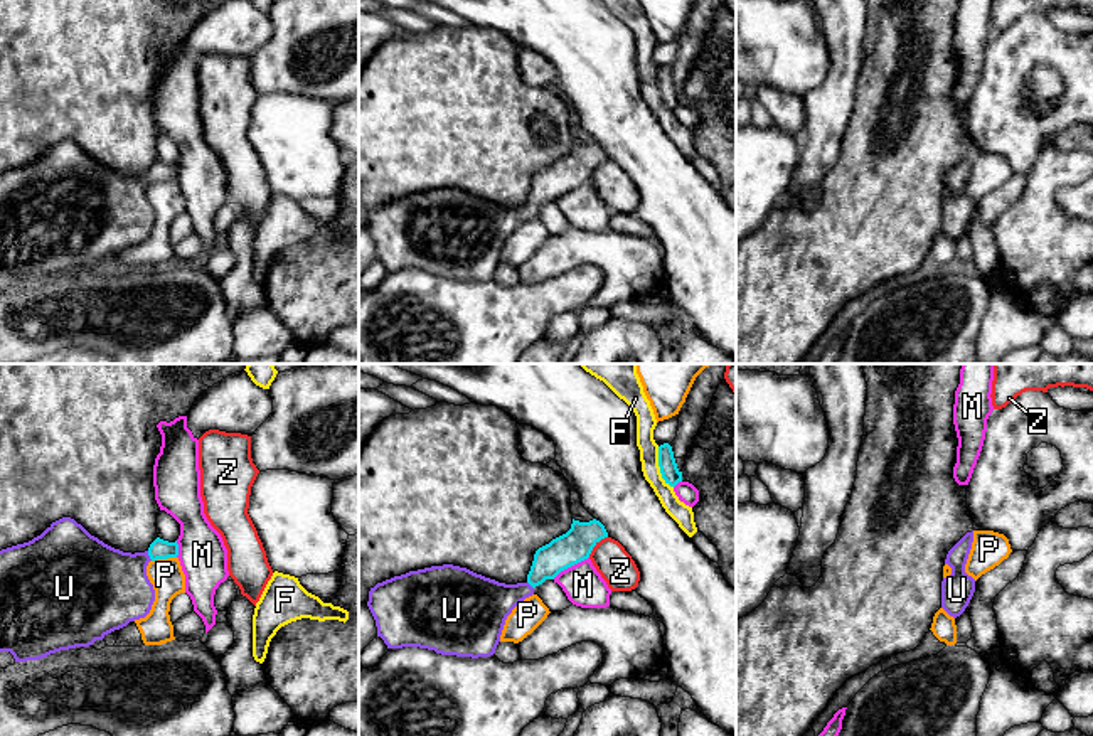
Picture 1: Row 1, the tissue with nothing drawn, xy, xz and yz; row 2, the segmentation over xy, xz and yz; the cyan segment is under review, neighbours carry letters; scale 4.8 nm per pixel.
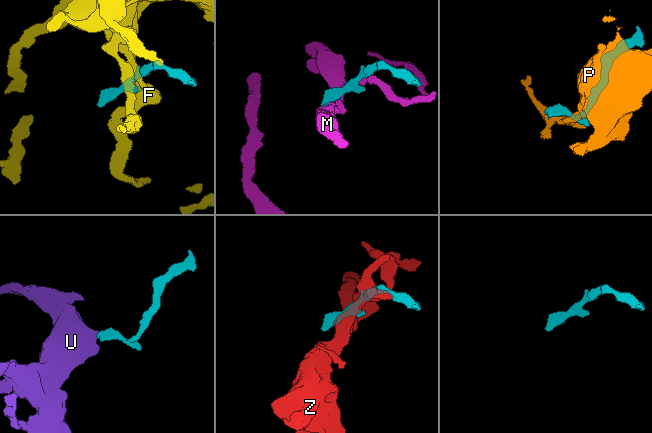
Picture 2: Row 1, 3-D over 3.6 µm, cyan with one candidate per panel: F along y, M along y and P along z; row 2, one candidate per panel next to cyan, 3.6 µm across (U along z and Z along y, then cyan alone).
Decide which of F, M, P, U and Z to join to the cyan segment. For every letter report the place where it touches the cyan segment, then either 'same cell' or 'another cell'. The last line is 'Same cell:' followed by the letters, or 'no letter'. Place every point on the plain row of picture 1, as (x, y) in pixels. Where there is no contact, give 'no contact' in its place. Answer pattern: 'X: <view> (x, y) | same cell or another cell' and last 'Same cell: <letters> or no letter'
F: xz (659, 88) | another cell
M: xz (570, 189) | another cell
P: xy (164, 181) | another cell
U: xy (149, 177) | same cell
Z: xz (595, 167) | another cell
Same cell: U

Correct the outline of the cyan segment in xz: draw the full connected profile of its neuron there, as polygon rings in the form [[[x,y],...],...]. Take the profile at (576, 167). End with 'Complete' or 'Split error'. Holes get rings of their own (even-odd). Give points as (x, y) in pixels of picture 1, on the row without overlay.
[[[573,141],[566,157],[536,173],[525,205],[499,205],[453,187],[409,194],[377,205],[371,211],[367,224],[376,243],[377,259],[384,263],[387,271],[419,269],[441,278],[490,280],[495,276],[512,232],[532,219],[536,209],[588,182],[593,170],[605,160],[608,155],[600,143],[579,145]]]. Split error

